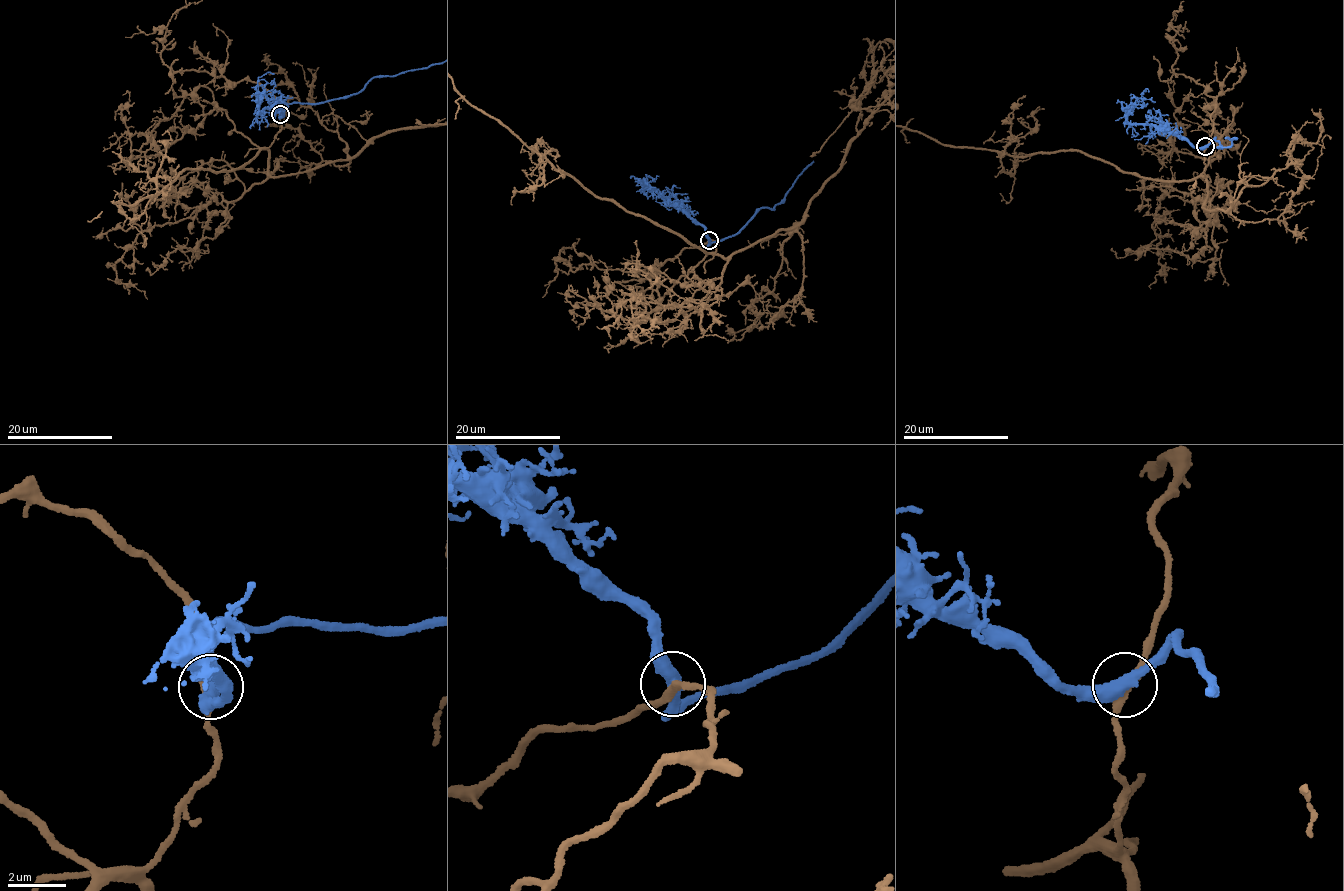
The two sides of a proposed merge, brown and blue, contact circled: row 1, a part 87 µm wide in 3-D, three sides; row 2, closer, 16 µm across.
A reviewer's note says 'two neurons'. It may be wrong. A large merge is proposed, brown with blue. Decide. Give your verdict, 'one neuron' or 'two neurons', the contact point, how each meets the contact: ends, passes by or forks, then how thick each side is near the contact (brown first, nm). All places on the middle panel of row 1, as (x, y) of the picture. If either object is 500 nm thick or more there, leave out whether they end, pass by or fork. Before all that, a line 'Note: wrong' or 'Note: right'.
Note: right
two neurons | (709, 240) | brown passes by | blue passes by | 280/400 nm

